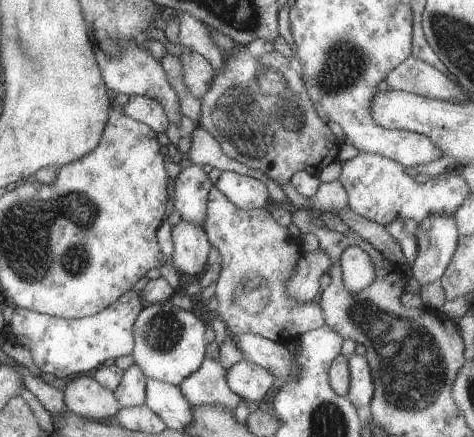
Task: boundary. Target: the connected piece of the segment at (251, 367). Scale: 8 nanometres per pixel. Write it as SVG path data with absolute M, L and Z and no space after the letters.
M244 360L227 369L227 383L243 401L256 404L275 384L275 376L260 365Z

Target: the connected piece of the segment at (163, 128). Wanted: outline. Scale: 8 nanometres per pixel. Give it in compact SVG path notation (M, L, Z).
M131 95L127 102L125 113L132 118L147 124L156 133L166 132L170 127L166 110L159 101L142 95Z

